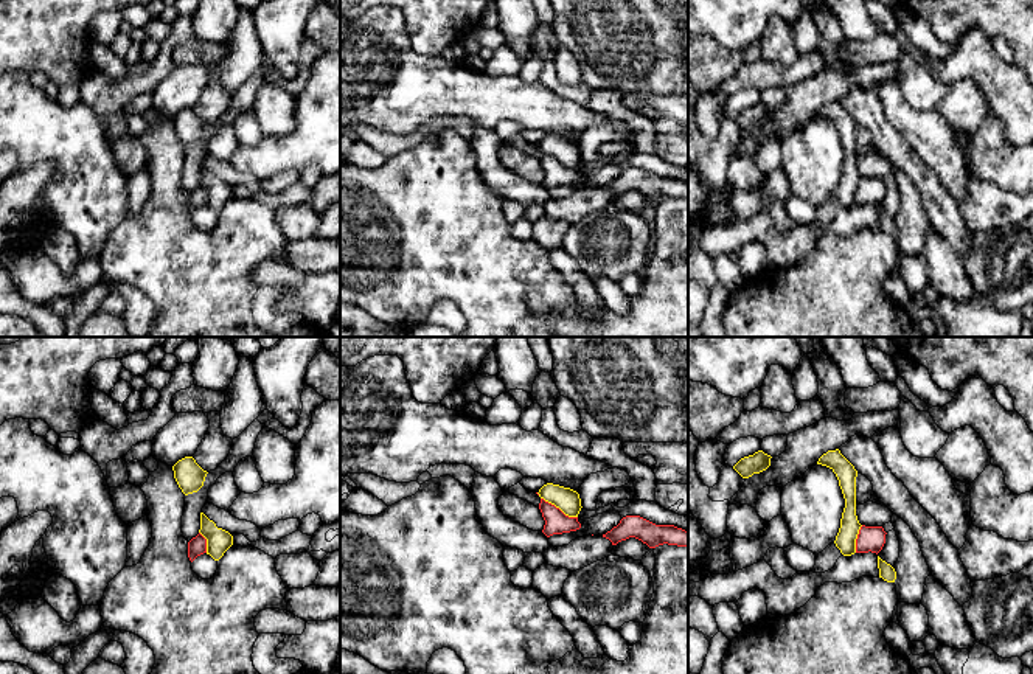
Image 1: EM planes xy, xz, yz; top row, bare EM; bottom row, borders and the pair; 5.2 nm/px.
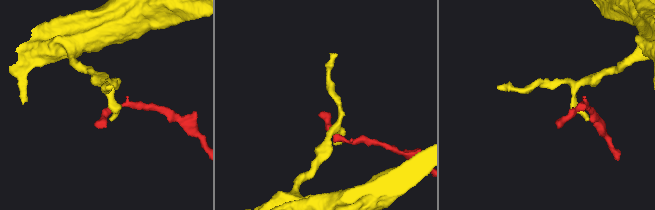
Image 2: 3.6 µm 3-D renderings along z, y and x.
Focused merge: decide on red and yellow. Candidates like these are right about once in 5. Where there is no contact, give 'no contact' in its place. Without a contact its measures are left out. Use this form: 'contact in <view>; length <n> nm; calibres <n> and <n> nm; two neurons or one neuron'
contact in xz; length 220 nm; calibres 120 and 120 nm; two neurons

